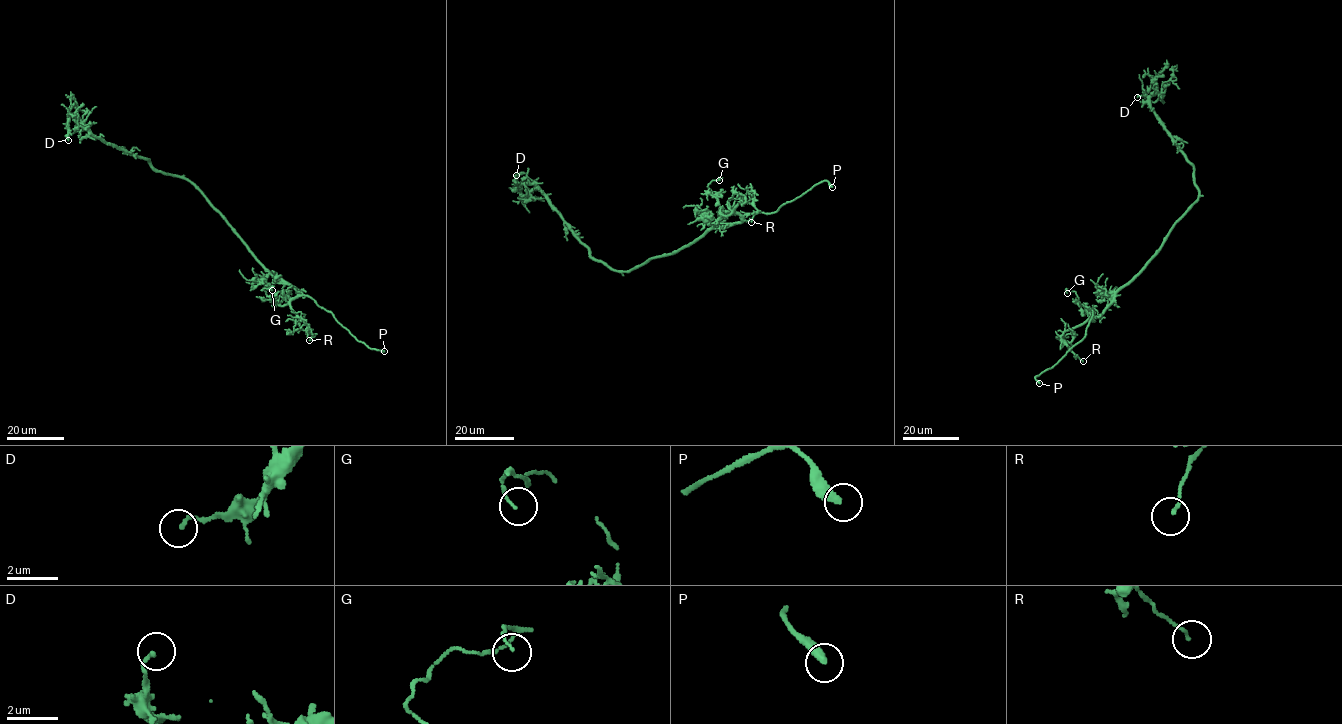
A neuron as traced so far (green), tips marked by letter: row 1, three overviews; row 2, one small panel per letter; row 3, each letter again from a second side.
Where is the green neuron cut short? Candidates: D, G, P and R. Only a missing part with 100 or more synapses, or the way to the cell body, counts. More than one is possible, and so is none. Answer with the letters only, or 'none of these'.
P

